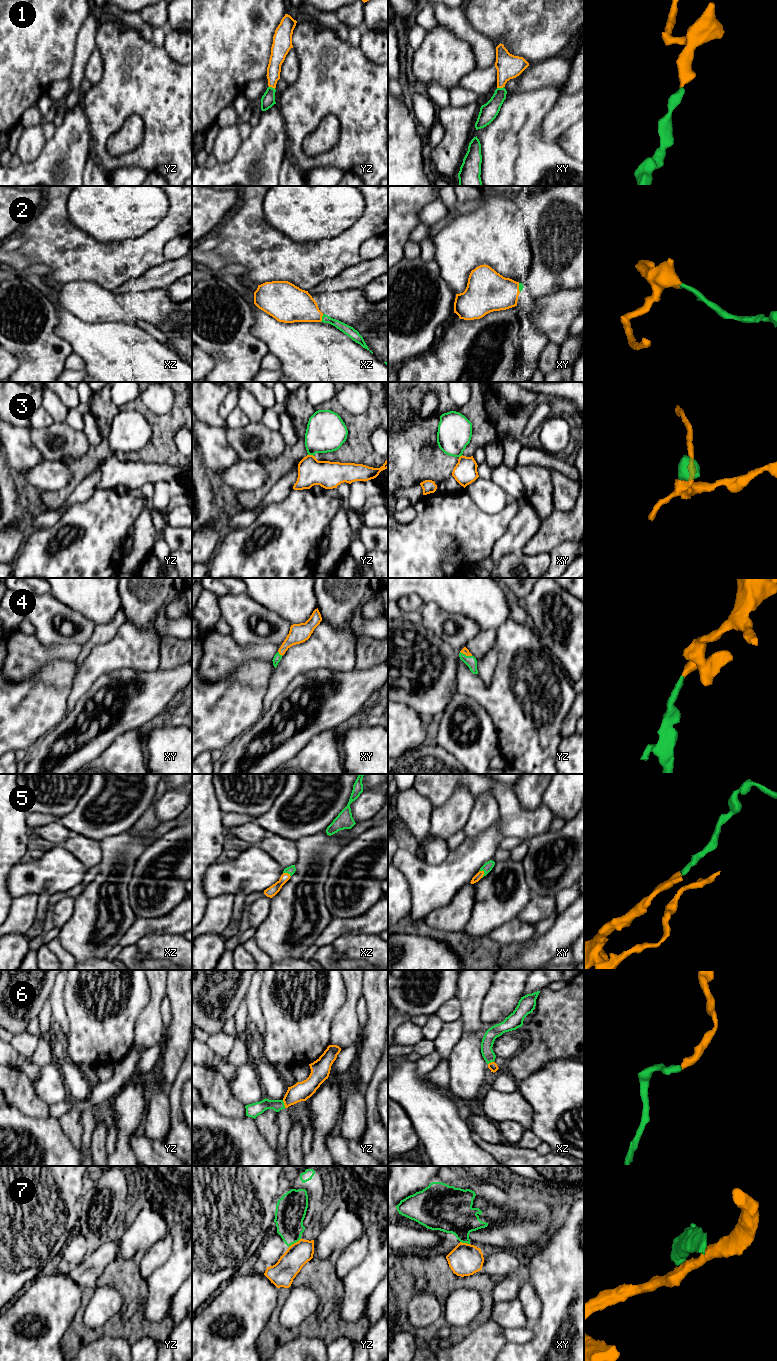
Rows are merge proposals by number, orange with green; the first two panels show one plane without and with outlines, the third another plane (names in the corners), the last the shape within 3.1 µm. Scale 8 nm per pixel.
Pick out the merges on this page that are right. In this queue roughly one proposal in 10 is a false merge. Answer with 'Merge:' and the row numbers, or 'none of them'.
Merge: 1, 2, 3, 4, 5, 6, 7

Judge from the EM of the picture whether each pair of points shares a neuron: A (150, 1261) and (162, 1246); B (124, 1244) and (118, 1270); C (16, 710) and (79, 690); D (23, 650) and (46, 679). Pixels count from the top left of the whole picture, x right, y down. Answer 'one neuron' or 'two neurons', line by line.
A: one neuron
B: two neurons
C: two neurons
D: two neurons

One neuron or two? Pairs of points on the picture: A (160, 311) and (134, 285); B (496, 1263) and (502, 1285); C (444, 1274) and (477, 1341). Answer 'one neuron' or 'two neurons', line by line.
A: two neurons
B: one neuron
C: two neurons

